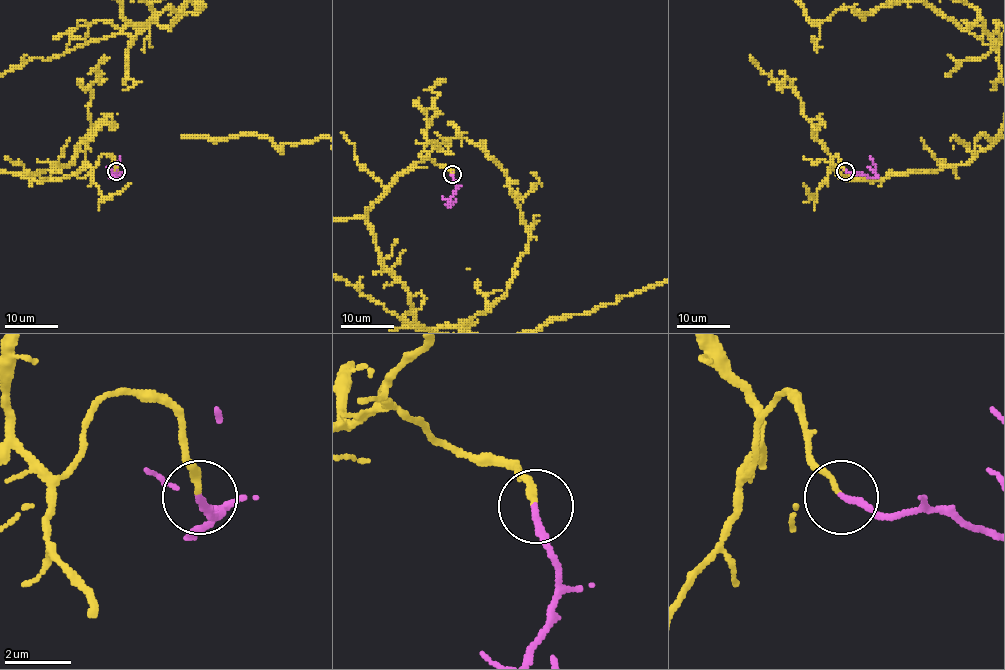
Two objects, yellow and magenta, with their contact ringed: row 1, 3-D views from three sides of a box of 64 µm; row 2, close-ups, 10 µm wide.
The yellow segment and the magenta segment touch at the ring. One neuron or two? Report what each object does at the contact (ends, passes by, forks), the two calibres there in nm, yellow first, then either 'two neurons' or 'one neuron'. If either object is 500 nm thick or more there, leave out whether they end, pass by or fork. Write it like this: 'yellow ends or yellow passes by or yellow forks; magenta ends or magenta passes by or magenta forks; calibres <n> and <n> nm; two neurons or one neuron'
yellow ends; magenta ends; calibres 180 and 200 nm; one neuron

